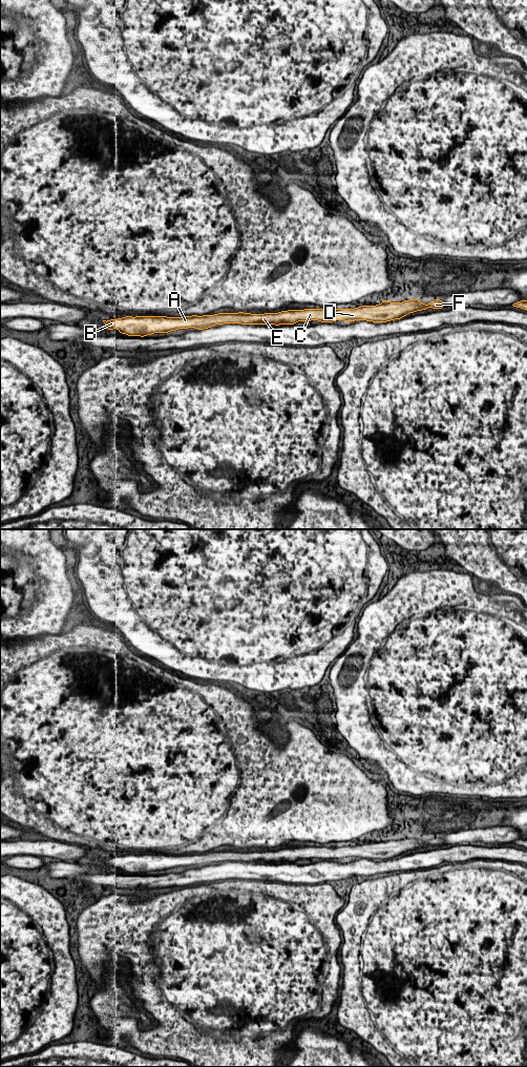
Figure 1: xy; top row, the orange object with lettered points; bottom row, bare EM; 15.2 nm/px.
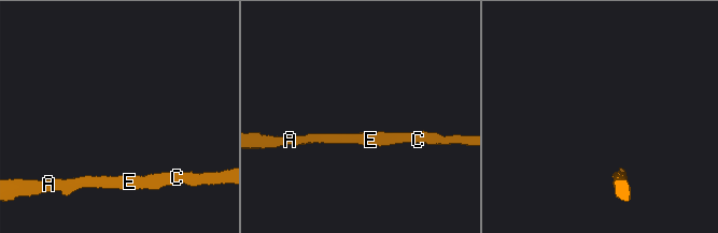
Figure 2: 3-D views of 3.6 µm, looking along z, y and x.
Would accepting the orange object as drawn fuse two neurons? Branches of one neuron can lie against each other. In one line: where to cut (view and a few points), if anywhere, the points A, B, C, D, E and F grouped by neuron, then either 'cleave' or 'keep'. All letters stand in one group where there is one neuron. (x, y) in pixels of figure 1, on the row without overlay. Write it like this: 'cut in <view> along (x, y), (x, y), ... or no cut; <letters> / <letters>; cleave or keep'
no cut; A B C D E F; keep

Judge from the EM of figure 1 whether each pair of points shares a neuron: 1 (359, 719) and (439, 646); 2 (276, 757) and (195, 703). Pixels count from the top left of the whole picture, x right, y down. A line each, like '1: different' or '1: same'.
1: same
2: same

